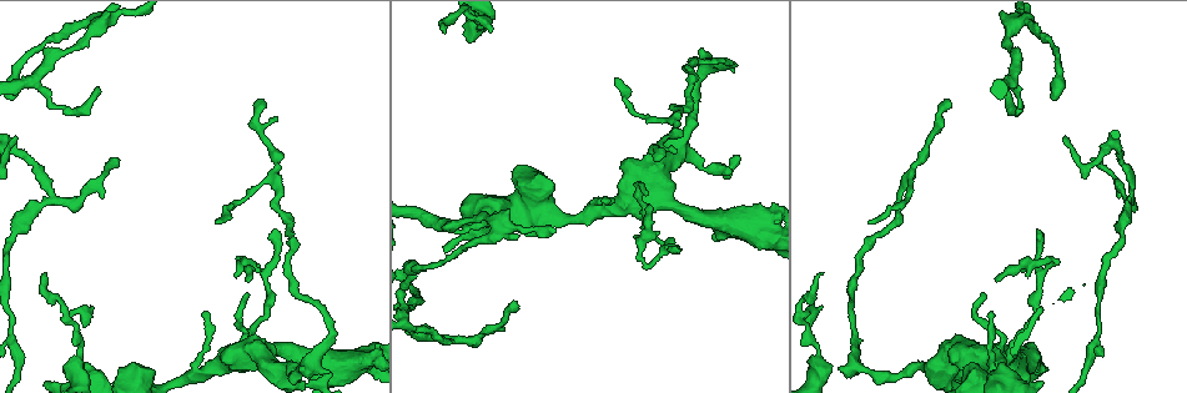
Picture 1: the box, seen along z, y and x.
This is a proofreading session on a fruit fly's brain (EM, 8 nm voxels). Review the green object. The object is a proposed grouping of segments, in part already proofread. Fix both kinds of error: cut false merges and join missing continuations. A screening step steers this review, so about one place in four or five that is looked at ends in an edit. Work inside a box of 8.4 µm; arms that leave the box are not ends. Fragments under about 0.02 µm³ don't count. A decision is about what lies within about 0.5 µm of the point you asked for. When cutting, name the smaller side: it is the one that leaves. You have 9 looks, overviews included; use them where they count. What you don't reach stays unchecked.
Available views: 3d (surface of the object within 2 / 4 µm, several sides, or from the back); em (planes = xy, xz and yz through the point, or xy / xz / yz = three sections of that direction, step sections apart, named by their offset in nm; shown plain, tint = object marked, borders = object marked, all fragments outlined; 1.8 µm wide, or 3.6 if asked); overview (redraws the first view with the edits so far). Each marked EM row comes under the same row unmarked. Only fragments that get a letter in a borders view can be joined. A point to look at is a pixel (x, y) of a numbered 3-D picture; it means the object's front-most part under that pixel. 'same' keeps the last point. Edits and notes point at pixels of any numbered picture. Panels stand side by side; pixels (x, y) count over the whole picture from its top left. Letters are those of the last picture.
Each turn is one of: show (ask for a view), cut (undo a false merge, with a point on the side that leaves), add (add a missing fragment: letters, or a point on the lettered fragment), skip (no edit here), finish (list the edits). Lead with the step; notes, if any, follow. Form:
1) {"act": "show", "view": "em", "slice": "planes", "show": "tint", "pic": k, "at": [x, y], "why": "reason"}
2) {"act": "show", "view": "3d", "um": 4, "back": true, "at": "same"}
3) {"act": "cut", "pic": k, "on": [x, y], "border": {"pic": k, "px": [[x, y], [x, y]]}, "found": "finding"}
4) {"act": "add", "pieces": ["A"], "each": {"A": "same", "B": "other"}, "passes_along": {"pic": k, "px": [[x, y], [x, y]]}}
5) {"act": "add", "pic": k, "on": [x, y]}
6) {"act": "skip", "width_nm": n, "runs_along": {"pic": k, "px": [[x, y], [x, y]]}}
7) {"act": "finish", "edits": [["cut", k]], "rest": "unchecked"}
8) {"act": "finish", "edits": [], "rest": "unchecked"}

{"act": "show", "view": "3d", "um": 4, "pic": 1, "at": [645, 200], "why": "thin neck"}

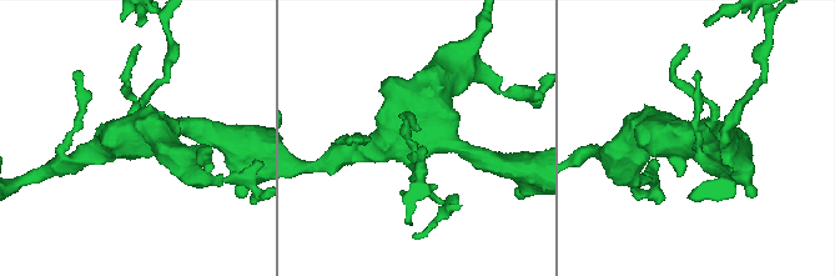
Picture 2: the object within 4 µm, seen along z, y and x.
{"act": "show", "view": "em", "um": 3.6, "slice": "planes", "show": "tint", "pic": 2, "at": [418, 141], "arms": 4}

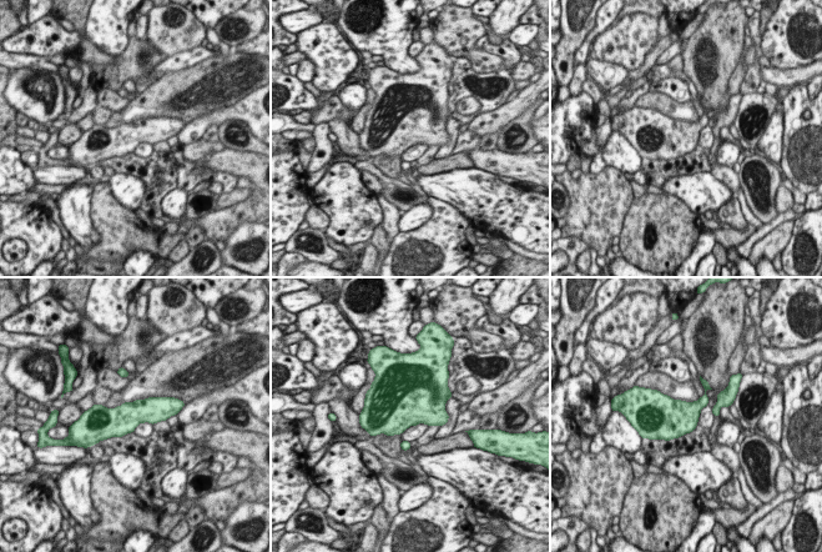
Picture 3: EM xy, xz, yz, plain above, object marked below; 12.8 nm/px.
{"act": "show", "view": "em", "um": 3.6, "slice": "planes", "show": "borders", "at": "same", "why": "see the neighbours"}

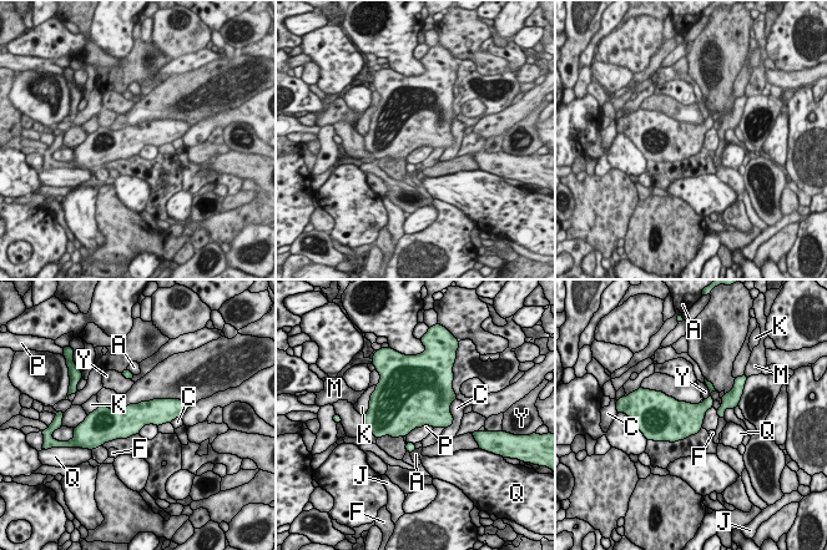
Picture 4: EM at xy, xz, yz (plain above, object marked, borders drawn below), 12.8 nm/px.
{"act": "skip", "longest_contact_nm": ["C", 420], "each": {"A": "other", "C": "other", "F": "other", "J": "other", "K": "other", "M": "other", "P": "other", "Q": "other", "Y": "other"}, "found": "all the same neuron"}

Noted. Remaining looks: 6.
{"act": "show", "view": "em", "slice": "planes", "show": "borders", "pic": 1, "at": [77, 377], "why": "calibre changes"}

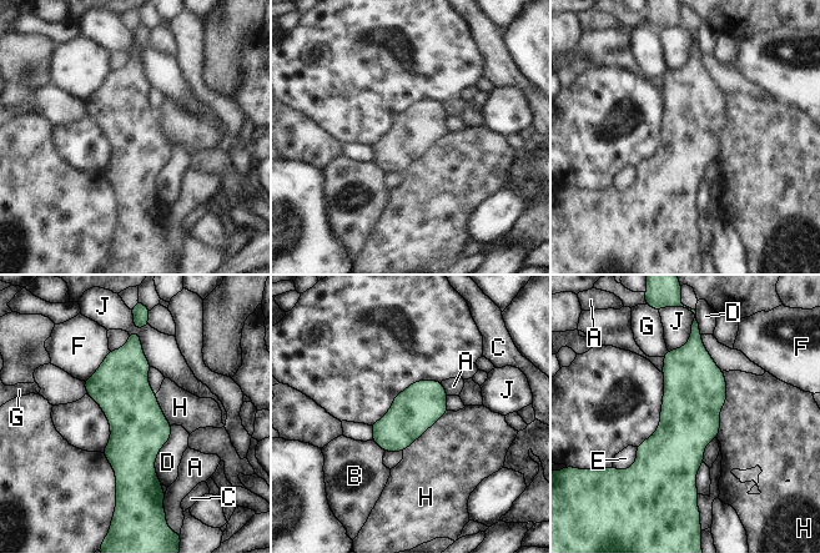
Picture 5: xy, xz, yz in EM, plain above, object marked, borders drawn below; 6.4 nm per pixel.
{"act": "skip", "each": {"A": "other", "B": "other", "C": "other", "D": "other", "E": "other", "F": "other", "G": "other", "H": "other", "J": "other"}, "runs_along": {"pic": 5, "px": [[136, 340], [125, 489]]}, "found": "all the same neuron"}

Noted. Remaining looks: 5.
{"act": "show", "view": "em", "slice": "planes", "show": "borders", "pic": 1, "at": [115, 160], "why": "branch stops here"}

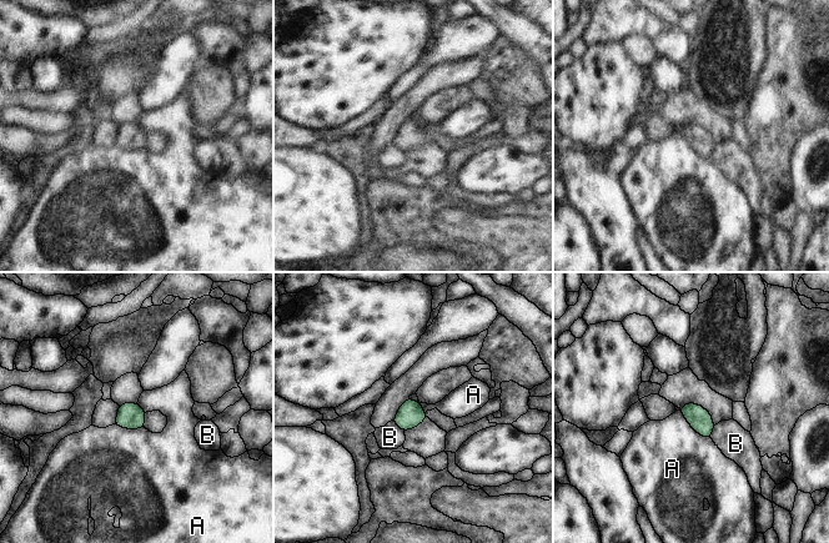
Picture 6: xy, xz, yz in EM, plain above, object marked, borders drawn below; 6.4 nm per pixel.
{"act": "skip", "each": {"A": "other", "B": "other"}, "border": {"pic": 6, "px": [[679, 410], [699, 435], [709, 438]]}, "found": "none of them fits"}

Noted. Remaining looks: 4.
{"act": "show", "view": "3d", "um": 4, "pic": 1, "at": [500, 222], "why": "calibre changes"}

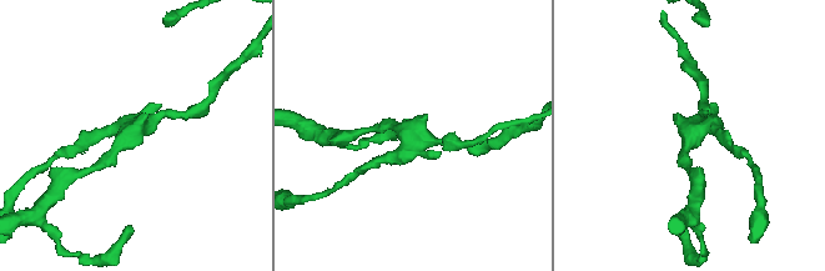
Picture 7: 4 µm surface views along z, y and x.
{"act": "show", "view": "em", "slice": "yz", "step": 8, "show": "tint", "pic": 7, "at": [135, 131], "arms": 3}

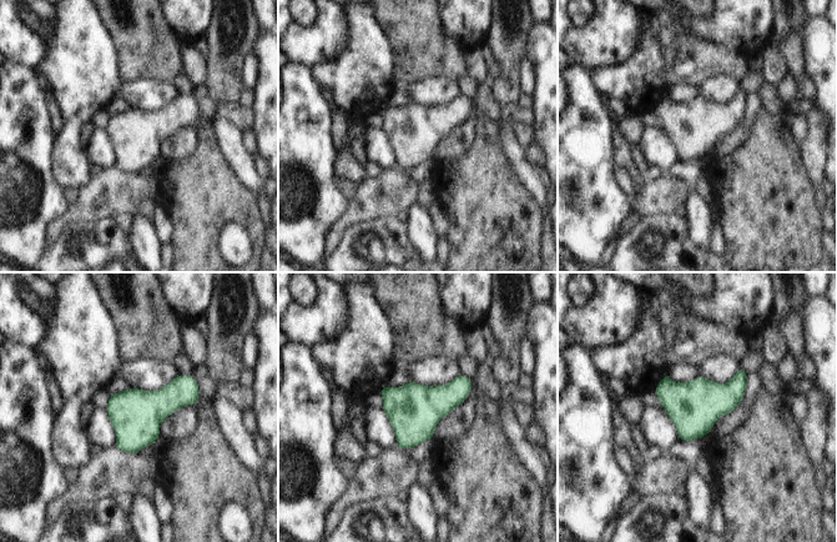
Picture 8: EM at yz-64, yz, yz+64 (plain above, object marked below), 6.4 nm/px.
{"act": "show", "view": "em", "slice": "planes", "show": "borders", "at": "same", "why": "another direction"}

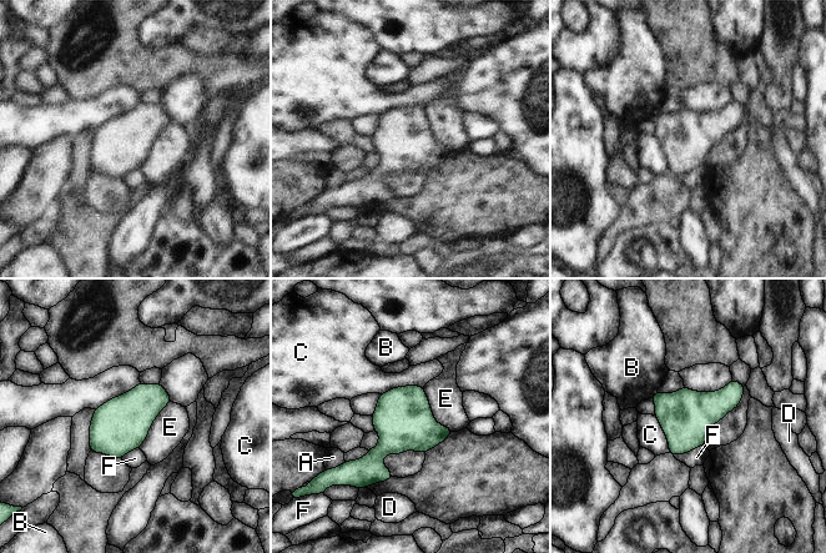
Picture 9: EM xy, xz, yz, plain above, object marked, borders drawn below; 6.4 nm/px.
{"act": "skip", "each": {"A": "other", "B": "other", "C": "other", "D": "other", "E": "other", "F": "other"}, "found": "all the same neuron"}

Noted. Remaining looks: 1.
{"act": "finish", "edits": [], "rest": "unchecked"}

